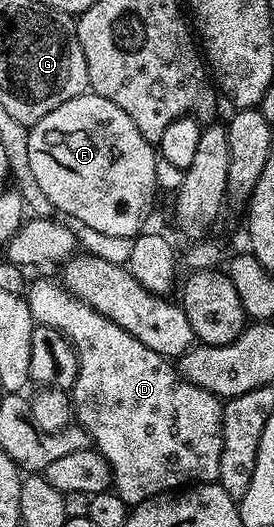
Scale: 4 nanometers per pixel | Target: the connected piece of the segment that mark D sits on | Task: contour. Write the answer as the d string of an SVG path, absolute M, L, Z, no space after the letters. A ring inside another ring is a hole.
M37 279L28 284L27 298L31 305L31 313L34 320L42 327L50 327L63 335L68 343L73 347L73 352L77 355L77 376L71 388L71 411L75 416L76 426L79 426L88 433L92 446L107 461L107 465L113 474L112 490L116 491L119 498L127 504L136 505L138 503L148 503L157 495L176 492L190 485L213 485L217 483L219 477L219 457L223 449L223 429L221 428L222 400L217 396L207 393L207 389L199 389L199 385L191 385L181 376L180 371L166 356L155 353L155 349L147 349L143 341L131 337L127 329L115 325L103 313L96 311L91 305L87 305L82 299L77 299L60 282L53 279Z

